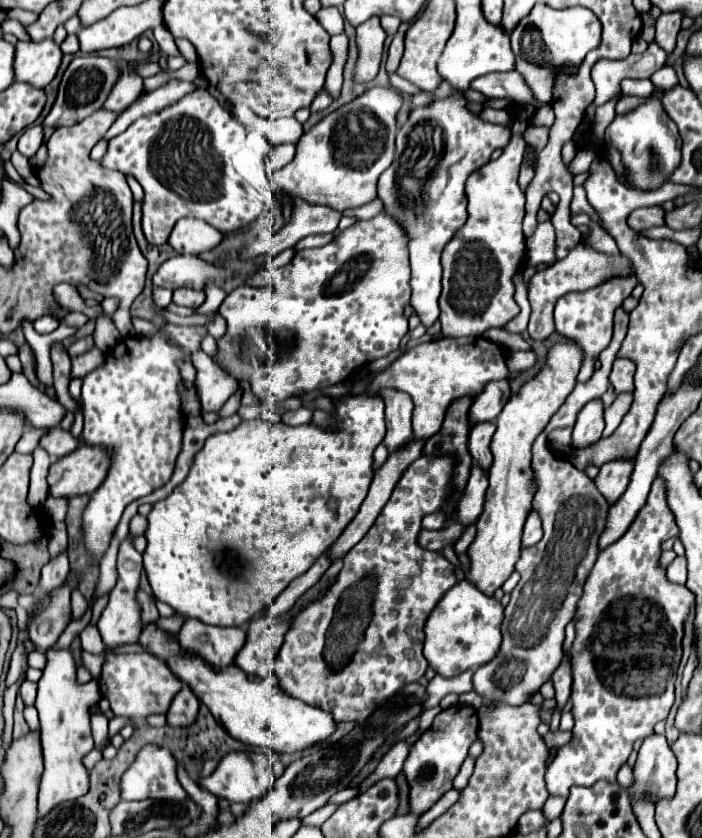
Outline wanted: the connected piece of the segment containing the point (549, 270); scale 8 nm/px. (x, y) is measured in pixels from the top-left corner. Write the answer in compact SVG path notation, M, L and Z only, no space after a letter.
M579 240L575 250L571 248L571 252L563 260L557 260L555 264L551 264L547 268L537 270L529 278L529 302L531 302L531 318L529 318L529 328L527 328L529 336L535 340L541 340L541 338L547 338L555 330L553 306L561 296L565 296L569 292L585 292L585 290L601 286L613 278L627 278L633 274L635 274L633 262L623 252L605 254L605 252L593 250L591 246L585 246L583 240Z

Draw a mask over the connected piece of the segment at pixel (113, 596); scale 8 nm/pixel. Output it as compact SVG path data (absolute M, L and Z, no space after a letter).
M137 513L129 523L129 534L118 550L117 555L117 584L109 594L109 602L97 622L97 628L101 632L101 638L105 642L105 648L115 648L119 644L131 644L139 640L143 622L141 622L141 606L137 602L137 590L139 590L139 580L141 580L141 570L143 570L143 558L141 554L134 548L131 539L135 535L144 534L147 528L146 517Z

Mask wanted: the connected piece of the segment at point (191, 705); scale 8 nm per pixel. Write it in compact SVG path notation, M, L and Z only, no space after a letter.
M183 684L181 692L173 698L169 712L167 712L167 724L171 726L189 726L199 712L199 698L187 684Z

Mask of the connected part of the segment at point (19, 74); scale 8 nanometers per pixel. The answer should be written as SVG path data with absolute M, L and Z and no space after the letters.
M53 38L41 42L17 42L15 46L15 78L17 82L45 88L59 72L63 52Z

